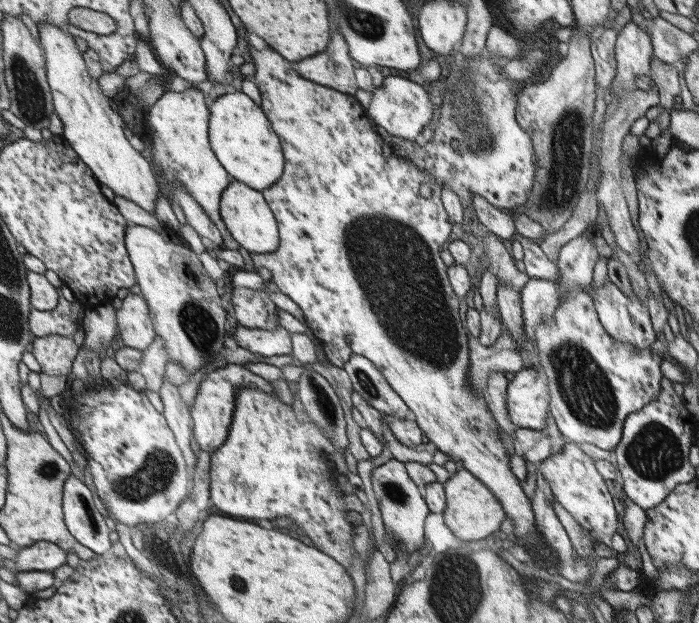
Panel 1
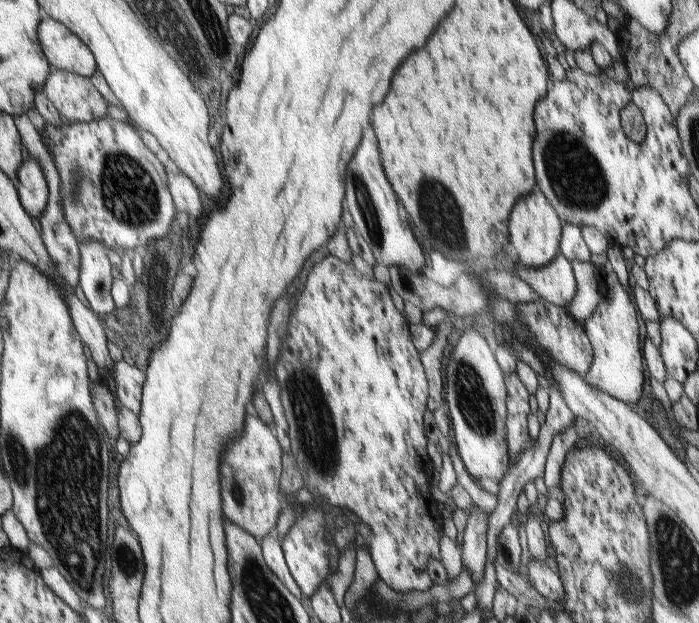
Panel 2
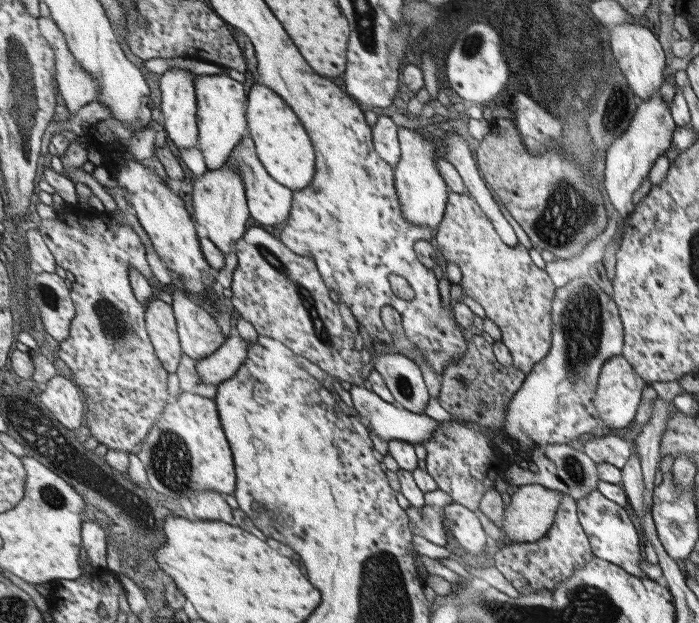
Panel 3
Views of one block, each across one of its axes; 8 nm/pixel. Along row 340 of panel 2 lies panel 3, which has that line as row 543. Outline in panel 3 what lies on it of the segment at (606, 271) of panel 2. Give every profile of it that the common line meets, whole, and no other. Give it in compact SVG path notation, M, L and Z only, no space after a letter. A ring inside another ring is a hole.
M593 490L578 500L577 508L582 527L590 538L592 550L596 557L620 565L620 568L627 570L634 576L646 576L640 567L640 562L644 560L642 552L640 552L640 536L638 536L638 530L636 530L636 526L628 517L623 506L612 502L600 491Z

